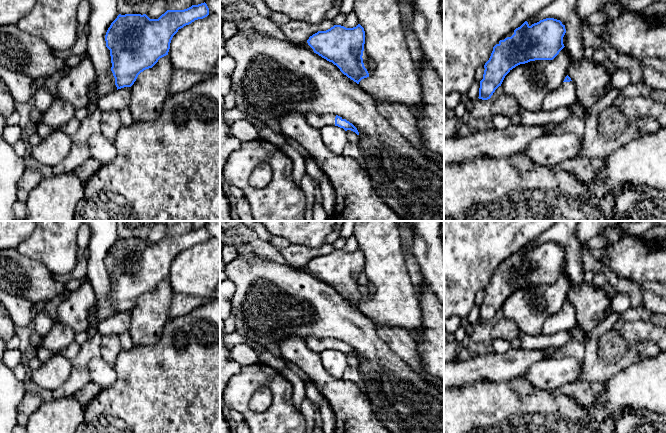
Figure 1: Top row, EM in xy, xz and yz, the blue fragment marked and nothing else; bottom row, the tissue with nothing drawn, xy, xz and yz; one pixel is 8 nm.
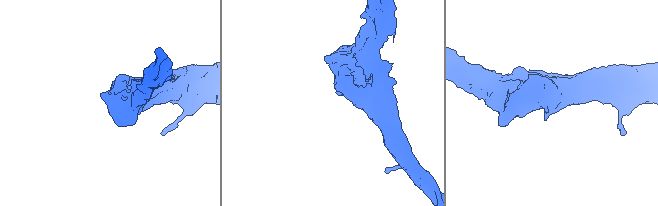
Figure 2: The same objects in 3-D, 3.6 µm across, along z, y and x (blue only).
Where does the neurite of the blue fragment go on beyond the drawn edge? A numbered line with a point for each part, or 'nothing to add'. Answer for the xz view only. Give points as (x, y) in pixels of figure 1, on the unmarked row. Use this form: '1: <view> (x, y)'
1: xz (318, 345)

